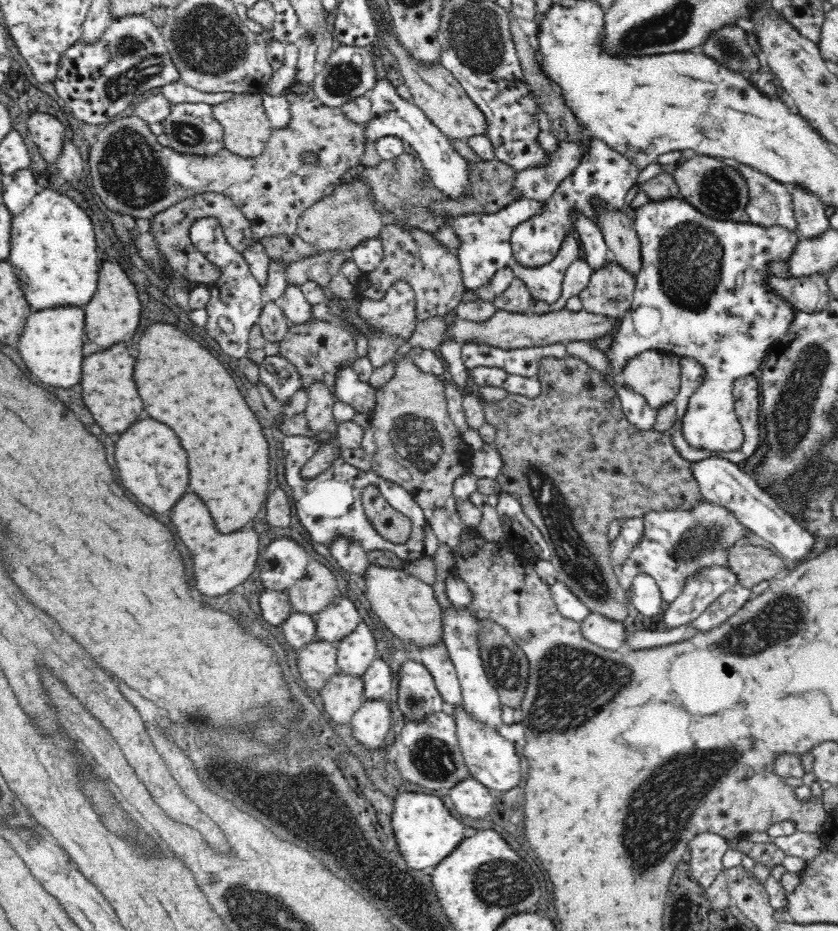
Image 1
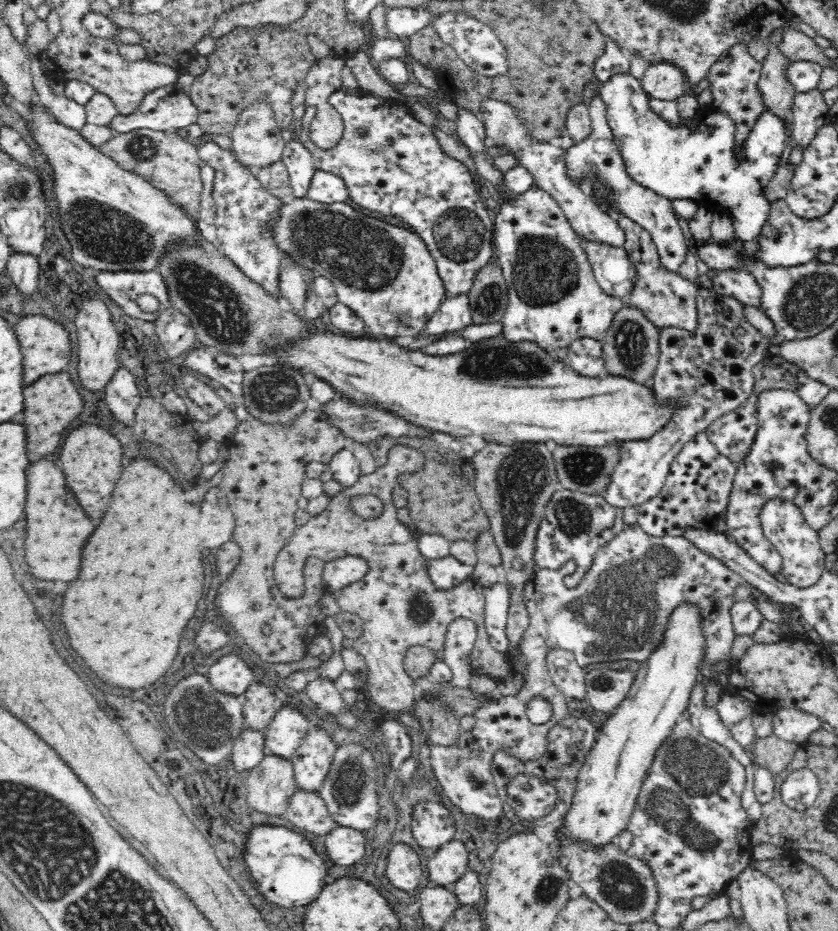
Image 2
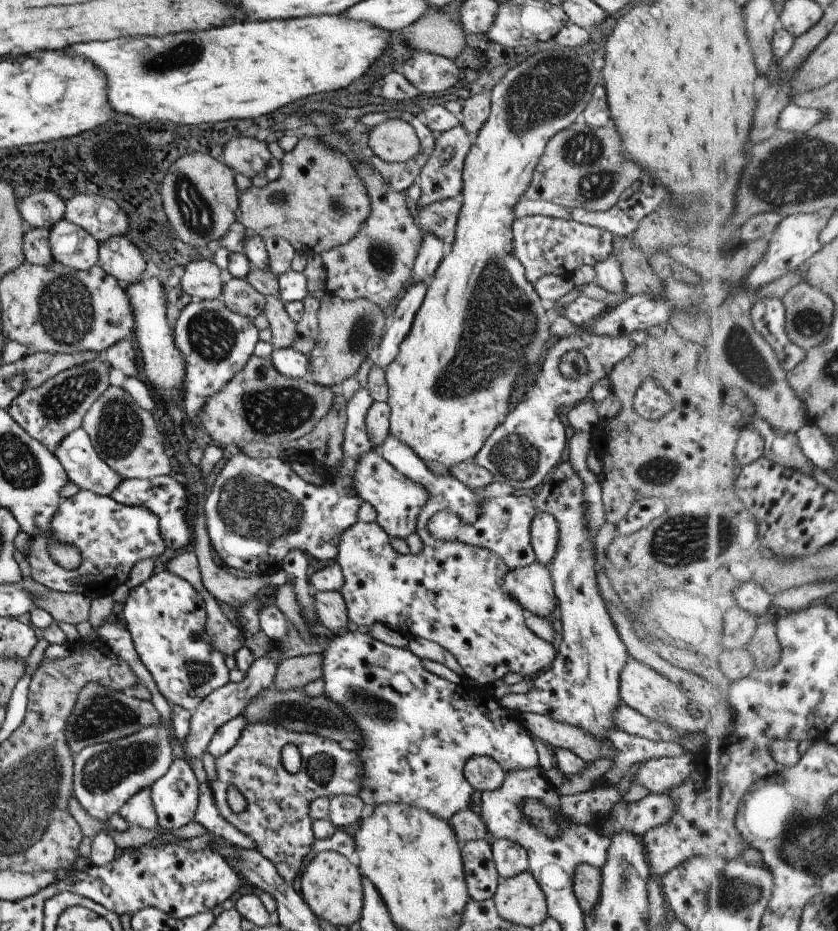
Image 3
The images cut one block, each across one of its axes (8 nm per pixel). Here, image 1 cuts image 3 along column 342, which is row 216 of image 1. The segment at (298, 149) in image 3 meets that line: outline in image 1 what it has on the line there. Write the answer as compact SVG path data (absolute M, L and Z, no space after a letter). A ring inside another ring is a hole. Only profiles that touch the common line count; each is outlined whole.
M205 193L196 197L189 197L178 202L170 209L162 213L154 214L150 218L150 231L156 237L158 249L166 258L169 266L175 272L179 272L183 278L193 282L211 284L220 276L220 269L212 264L200 251L198 251L189 238L190 226L202 218L216 218L228 243L237 251L242 253L248 246L256 242L252 239L250 221L230 201L230 198L220 193Z

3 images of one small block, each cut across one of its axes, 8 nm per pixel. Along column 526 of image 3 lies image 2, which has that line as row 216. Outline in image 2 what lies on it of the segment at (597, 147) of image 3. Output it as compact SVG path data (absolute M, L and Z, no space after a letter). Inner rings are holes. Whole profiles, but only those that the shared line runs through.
M138 129L113 136L99 147L100 152L114 159L122 169L142 176L148 183L168 197L172 205L178 205L197 223L203 192L201 165L196 145L174 131Z

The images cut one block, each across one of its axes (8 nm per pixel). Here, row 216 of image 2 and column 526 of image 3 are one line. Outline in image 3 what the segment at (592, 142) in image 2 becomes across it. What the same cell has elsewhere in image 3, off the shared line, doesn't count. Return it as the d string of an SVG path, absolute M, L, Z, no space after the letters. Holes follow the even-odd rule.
M389 434L384 443L378 446L378 451L386 462L394 466L408 480L420 484L428 494L428 502L422 507L416 525L416 533L424 542L424 548L420 554L399 554L392 548L389 537L377 522L357 521L342 534L342 538L338 538L340 544L338 544L335 560L341 567L344 578L344 584L339 592L345 601L350 624L370 627L380 622L408 638L421 637L440 644L456 658L462 668L465 681L473 687L486 691L510 672L518 673L522 677L534 678L548 669L556 657L557 643L538 638L526 627L526 614L520 600L516 596L510 596L508 590L504 588L504 578L510 572L506 562L484 546L436 540L428 532L428 522L432 514L438 510L455 511L462 522L474 524L478 520L482 502L488 498L478 496L453 475L435 476L422 458L418 458L410 450L410 446L406 446L404 442L398 442L398 438L394 438L392 434Z

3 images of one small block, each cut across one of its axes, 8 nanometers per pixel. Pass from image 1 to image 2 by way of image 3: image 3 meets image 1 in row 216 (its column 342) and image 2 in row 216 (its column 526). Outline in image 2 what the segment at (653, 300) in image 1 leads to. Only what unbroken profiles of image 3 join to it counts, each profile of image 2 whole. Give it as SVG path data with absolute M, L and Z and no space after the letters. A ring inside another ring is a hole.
M616 74L608 82L602 83L599 95L605 104L605 114L615 143L622 155L625 172L638 183L640 187L648 188L662 197L672 200L689 199L699 207L709 207L713 211L725 212L734 223L737 243L754 241L760 235L762 227L769 218L771 204L766 199L765 187L774 178L778 166L785 160L788 137L785 121L778 115L763 109L756 124L752 127L748 138L740 148L740 156L735 156L736 123L728 114L701 107L690 118L680 118L676 127L670 126L648 105L649 96L644 92L640 79L631 74Z

